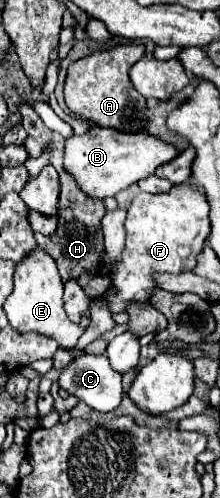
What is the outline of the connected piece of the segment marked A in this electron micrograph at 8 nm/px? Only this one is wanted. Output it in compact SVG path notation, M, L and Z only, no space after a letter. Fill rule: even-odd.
M116 45L106 51L96 51L88 57L78 59L68 67L68 77L64 85L64 97L68 109L80 119L96 127L112 127L122 133L142 131L148 123L146 97L140 95L130 81L130 67L144 57L144 45Z

